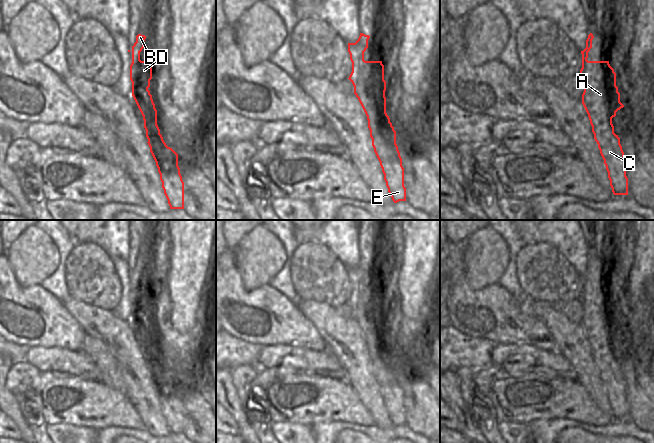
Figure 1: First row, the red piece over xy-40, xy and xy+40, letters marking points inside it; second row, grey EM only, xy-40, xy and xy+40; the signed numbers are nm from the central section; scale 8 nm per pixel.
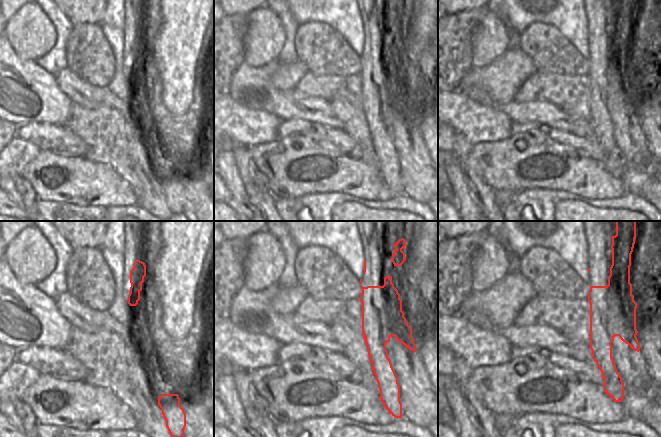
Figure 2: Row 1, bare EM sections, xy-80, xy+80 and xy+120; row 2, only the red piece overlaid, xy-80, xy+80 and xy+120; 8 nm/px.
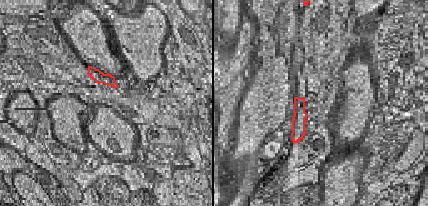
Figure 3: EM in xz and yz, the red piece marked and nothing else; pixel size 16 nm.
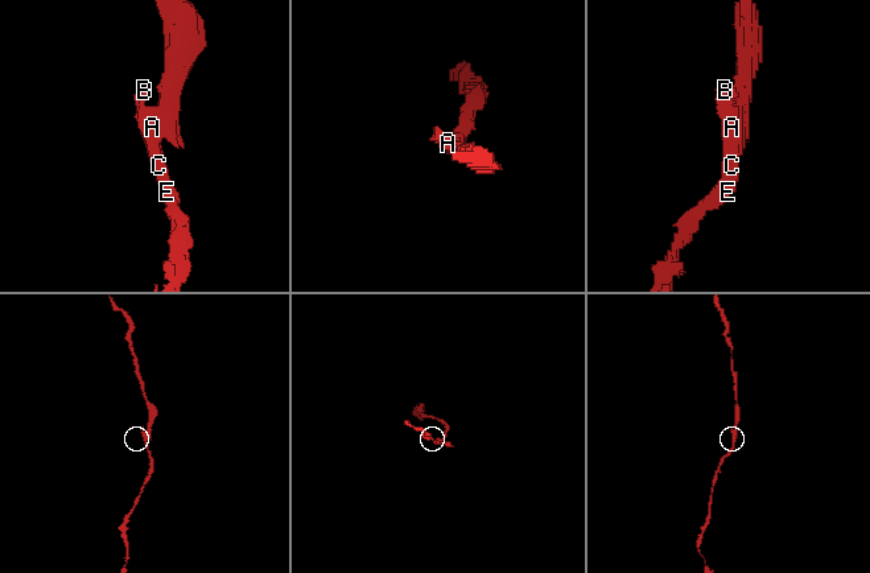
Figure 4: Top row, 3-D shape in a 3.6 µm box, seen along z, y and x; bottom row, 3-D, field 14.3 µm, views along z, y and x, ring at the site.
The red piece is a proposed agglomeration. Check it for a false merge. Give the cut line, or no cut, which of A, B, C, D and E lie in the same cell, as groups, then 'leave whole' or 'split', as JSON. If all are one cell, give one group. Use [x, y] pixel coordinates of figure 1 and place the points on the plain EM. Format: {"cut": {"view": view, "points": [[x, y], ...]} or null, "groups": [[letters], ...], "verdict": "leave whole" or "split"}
{"cut": {"view": "xy", "points": [[375, 326], [377, 328], [379, 351], [384, 360]]}, "groups": [["A", "B", "D"], ["C", "E"]], "verdict": "split"}

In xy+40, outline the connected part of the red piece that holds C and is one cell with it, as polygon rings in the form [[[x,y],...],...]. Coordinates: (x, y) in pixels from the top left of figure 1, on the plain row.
[[[602,328],[592,334],[589,341],[594,363],[598,368],[604,384],[610,410],[614,419],[628,419],[628,402],[626,400],[626,382],[620,368],[620,362],[615,357],[607,360],[602,344]]]

